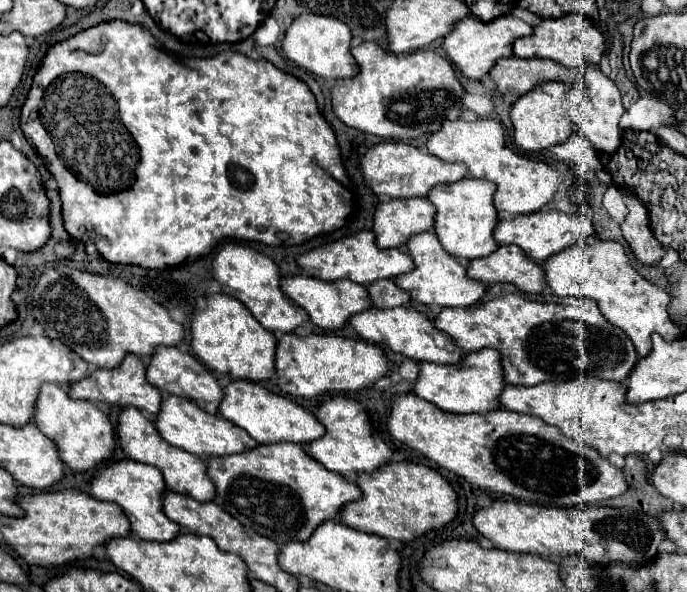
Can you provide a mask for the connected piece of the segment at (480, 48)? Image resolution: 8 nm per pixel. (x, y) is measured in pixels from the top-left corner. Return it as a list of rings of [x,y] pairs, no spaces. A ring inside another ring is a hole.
[[[501,15],[495,21],[479,21],[479,19],[473,19],[473,17],[465,17],[465,19],[453,23],[453,31],[443,37],[441,47],[447,55],[447,59],[453,63],[453,67],[461,75],[465,75],[469,79],[481,79],[489,73],[489,69],[493,67],[493,63],[497,59],[513,55],[511,47],[513,47],[513,41],[517,37],[531,35],[531,33],[533,33],[531,25],[523,23],[515,15]]]

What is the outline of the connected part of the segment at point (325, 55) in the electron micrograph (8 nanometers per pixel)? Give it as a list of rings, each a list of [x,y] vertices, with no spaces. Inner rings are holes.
[[[305,13],[293,19],[293,23],[289,25],[283,39],[283,53],[289,61],[299,65],[301,69],[307,69],[313,75],[319,75],[323,79],[329,77],[345,79],[345,77],[355,77],[359,73],[359,67],[349,53],[349,45],[351,45],[351,31],[345,23],[341,23],[335,17]]]

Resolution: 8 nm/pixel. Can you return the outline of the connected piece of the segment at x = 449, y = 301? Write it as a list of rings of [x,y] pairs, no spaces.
[[[433,231],[411,235],[405,243],[405,251],[413,259],[415,267],[413,271],[403,273],[401,277],[393,277],[393,279],[397,281],[397,285],[401,285],[401,289],[405,289],[405,293],[411,295],[413,301],[419,301],[423,305],[439,305],[439,307],[469,307],[483,297],[485,285],[465,275],[465,265],[459,259],[451,257],[441,247]]]

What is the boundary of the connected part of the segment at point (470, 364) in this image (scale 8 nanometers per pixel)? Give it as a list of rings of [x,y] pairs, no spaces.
[[[481,349],[469,353],[459,363],[437,365],[437,363],[419,363],[419,375],[413,383],[413,391],[437,405],[447,413],[487,413],[499,407],[499,393],[503,389],[503,369],[497,349]]]

